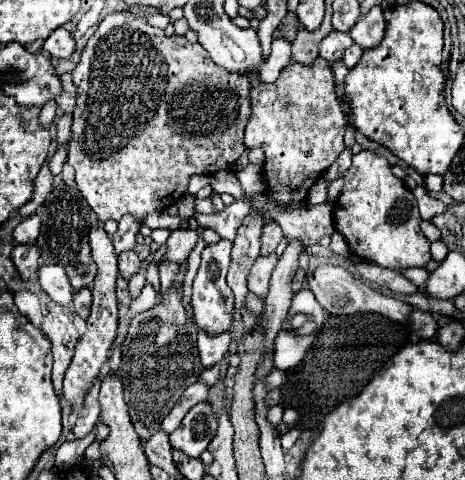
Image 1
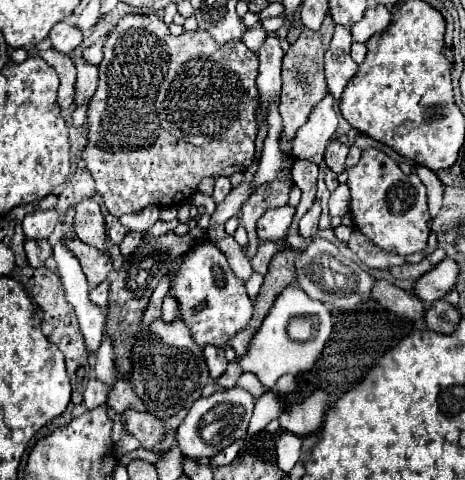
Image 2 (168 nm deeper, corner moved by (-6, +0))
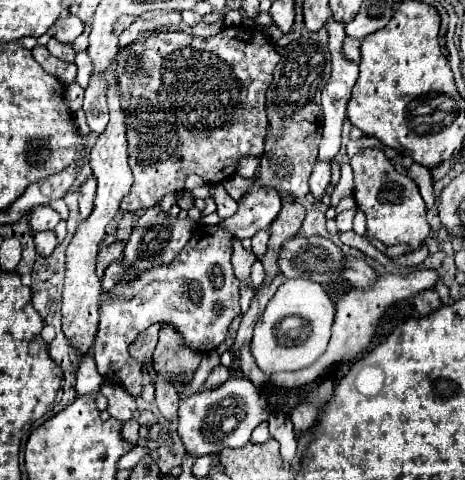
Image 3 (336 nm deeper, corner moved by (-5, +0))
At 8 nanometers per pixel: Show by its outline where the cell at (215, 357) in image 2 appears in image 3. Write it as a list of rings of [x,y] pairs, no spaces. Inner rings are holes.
[[[219,364],[219,366],[213,368],[213,372],[209,374],[209,378],[205,380],[205,388],[217,388],[219,384],[225,384],[227,378],[229,378],[229,368],[225,368],[225,366]]]

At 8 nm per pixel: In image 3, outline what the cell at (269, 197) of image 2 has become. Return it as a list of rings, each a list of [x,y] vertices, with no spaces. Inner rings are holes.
[[[327,30],[303,32],[299,40],[279,50],[281,60],[273,72],[273,82],[267,88],[267,118],[271,122],[271,136],[265,142],[265,152],[259,166],[259,186],[277,188],[301,198],[309,194],[309,176],[317,160],[317,148],[323,134],[323,106],[321,88],[331,74],[331,52],[327,48]]]

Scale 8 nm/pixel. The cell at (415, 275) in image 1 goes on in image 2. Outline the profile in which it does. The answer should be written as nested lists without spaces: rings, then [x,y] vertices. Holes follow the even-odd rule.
[[[358,230],[352,232],[348,248],[368,266],[368,268],[378,268],[378,270],[388,270],[394,266],[402,266],[406,264],[406,258],[398,256],[398,254],[386,254],[382,250],[378,250],[366,236],[362,236]]]

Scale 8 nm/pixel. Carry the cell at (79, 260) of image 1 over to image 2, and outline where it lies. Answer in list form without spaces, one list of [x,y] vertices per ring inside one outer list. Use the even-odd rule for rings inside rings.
[[[80,238],[64,240],[64,244],[80,260],[80,266],[84,268],[84,274],[86,274],[90,286],[98,286],[100,282],[106,280],[108,272],[112,270],[112,262],[110,262],[108,254],[104,254],[104,252],[100,252],[96,248],[90,248]]]

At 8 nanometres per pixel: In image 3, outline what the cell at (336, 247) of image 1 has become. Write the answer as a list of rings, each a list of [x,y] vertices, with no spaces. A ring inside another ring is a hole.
[[[353,208],[353,210],[345,210],[345,212],[339,212],[339,214],[335,216],[335,222],[337,222],[337,226],[339,226],[339,232],[351,230],[353,216],[355,216],[355,208]]]

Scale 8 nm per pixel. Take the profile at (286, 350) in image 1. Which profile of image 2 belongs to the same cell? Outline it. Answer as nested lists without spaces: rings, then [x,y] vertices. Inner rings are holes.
[[[290,286],[286,288],[274,302],[272,310],[268,312],[266,320],[262,322],[260,330],[256,332],[256,336],[252,338],[250,342],[250,348],[248,352],[252,350],[252,346],[256,348],[256,376],[260,378],[260,382],[270,390],[276,380],[284,374],[300,374],[300,372],[306,372],[308,368],[314,366],[314,362],[318,360],[326,340],[330,338],[332,334],[332,316],[330,316],[330,310],[322,304],[322,302],[316,302],[312,300],[300,286]],[[298,316],[318,316],[318,332],[312,340],[306,340],[306,342],[296,342],[288,336],[288,324],[292,318],[298,318]]]

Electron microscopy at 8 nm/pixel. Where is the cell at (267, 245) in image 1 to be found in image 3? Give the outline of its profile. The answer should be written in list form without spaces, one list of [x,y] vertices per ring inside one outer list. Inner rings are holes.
[[[253,188],[239,200],[239,210],[221,222],[235,238],[251,238],[259,230],[267,230],[281,212],[281,196],[275,188]]]

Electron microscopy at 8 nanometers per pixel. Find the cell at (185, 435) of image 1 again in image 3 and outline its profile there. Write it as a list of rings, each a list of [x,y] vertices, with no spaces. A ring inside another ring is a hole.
[[[233,376],[215,390],[203,390],[179,400],[179,436],[189,456],[209,456],[223,448],[241,448],[253,428],[269,418],[265,396],[245,376]]]

